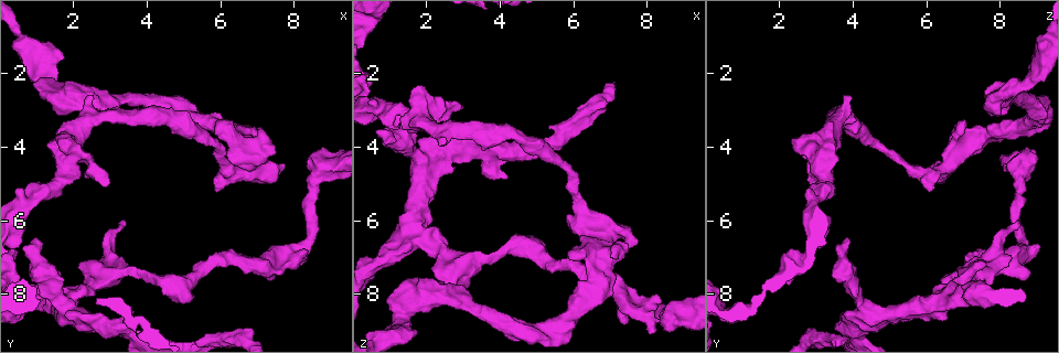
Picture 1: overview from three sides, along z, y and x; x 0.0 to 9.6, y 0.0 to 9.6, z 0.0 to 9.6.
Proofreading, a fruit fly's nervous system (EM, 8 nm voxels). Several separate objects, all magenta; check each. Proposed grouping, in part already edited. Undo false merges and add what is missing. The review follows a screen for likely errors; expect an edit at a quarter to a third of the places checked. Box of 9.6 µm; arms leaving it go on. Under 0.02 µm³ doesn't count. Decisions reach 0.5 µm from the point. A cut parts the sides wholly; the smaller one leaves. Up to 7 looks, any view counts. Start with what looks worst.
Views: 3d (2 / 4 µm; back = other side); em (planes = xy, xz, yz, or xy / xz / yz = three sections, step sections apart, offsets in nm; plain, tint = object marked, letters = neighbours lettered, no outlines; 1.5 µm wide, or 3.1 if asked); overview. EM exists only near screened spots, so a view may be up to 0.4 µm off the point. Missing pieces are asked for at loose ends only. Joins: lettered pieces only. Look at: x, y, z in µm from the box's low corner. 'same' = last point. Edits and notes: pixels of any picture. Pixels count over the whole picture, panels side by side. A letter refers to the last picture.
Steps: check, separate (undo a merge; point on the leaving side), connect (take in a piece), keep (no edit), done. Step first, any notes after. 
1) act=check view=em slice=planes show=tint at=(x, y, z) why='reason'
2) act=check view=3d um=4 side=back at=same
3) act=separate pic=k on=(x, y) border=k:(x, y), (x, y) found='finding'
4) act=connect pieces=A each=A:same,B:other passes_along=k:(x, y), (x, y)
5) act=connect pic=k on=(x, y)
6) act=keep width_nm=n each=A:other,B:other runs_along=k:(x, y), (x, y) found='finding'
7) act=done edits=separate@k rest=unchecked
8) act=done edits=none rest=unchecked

act=check view=em slice=planes show=letters at=(3.40, 6.10, 8.55)

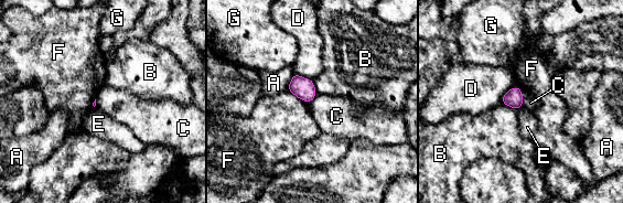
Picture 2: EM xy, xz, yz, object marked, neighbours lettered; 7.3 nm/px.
act=keep each=A:other,B:other,C:other,D:other,E:other,F:other,G:other border=2:(521, 89), (522, 107) found='none of them fits'

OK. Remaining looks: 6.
act=check view=em slice=yz step=8 show=letters at=(0.90, 6.45, 3.85)

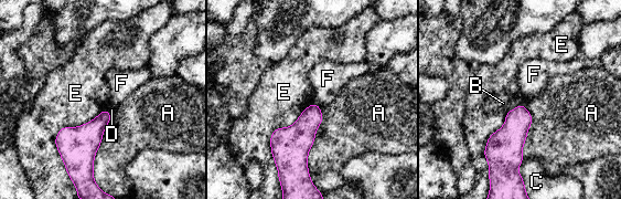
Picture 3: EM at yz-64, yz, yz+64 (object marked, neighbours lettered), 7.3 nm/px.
act=check view=em slice=xz step=4 show=letters at=same

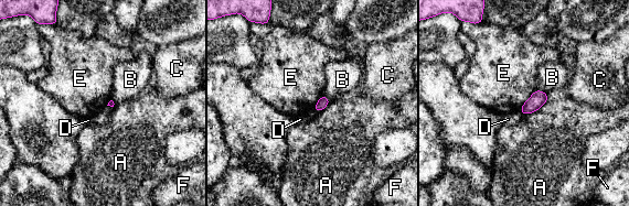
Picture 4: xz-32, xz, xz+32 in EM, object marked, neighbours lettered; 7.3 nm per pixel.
act=keep each=A:other,B:other,C:other,D:other,E:other,F:other found='no lettered piece goes on from it'

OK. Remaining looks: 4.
act=check view=em slice=planes show=tint at=(5.60, 3.25, 8.90) why='a fork'

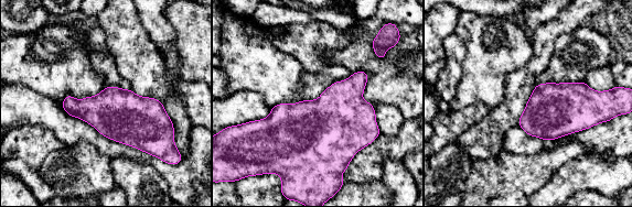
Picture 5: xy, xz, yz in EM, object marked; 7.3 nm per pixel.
act=check view=em slice=planes show=letters at=same

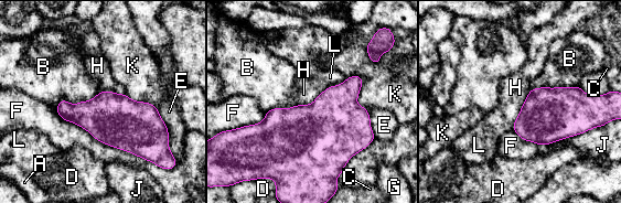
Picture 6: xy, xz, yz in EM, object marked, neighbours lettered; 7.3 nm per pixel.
act=keep width_nm=400 each=A:other,B:other,C:other,D:other,E:other,F:other,G:other,H:other,J:other,K:other,L:other border=6:(98, 93), (55, 109) found='continuous, no second cell'

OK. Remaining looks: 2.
act=done edits=none rest=unchecked

